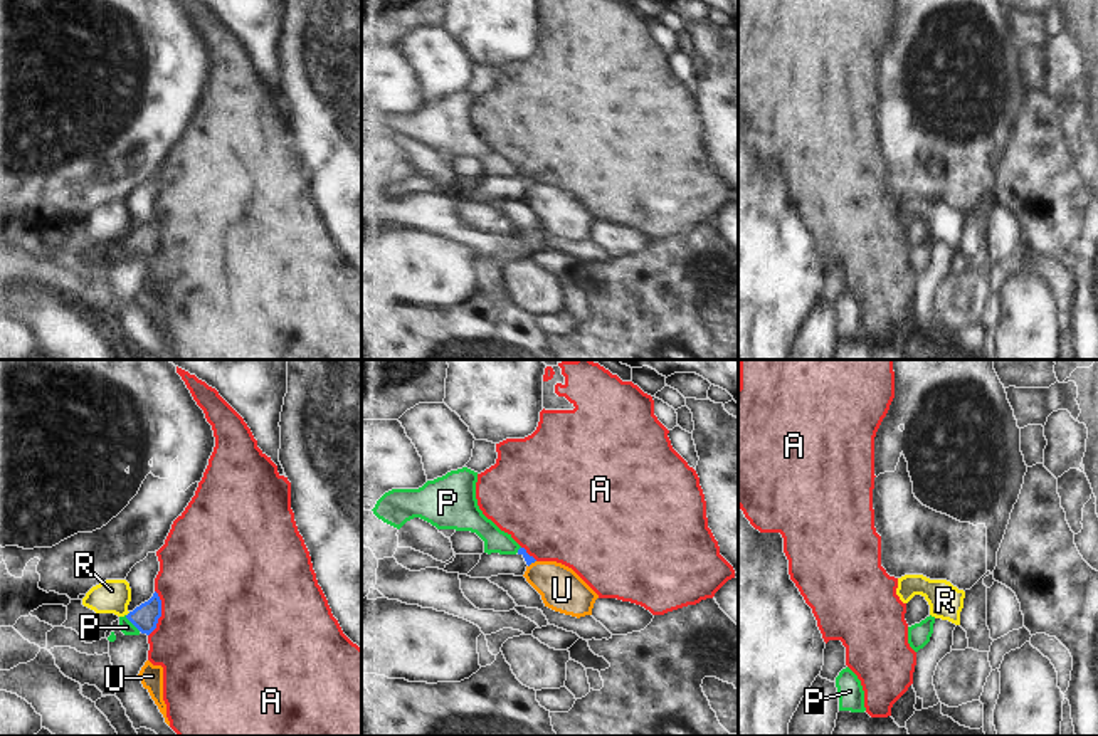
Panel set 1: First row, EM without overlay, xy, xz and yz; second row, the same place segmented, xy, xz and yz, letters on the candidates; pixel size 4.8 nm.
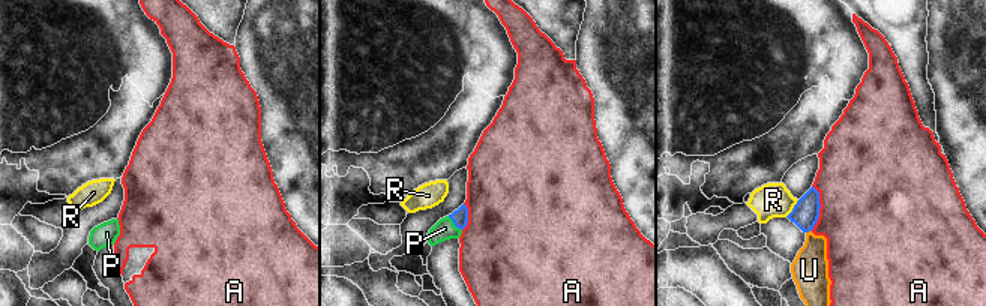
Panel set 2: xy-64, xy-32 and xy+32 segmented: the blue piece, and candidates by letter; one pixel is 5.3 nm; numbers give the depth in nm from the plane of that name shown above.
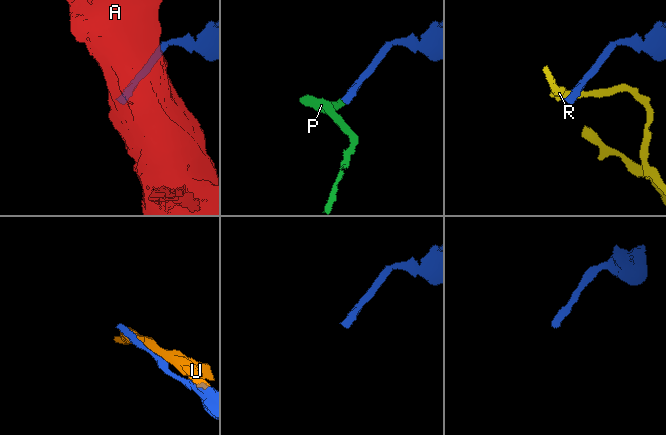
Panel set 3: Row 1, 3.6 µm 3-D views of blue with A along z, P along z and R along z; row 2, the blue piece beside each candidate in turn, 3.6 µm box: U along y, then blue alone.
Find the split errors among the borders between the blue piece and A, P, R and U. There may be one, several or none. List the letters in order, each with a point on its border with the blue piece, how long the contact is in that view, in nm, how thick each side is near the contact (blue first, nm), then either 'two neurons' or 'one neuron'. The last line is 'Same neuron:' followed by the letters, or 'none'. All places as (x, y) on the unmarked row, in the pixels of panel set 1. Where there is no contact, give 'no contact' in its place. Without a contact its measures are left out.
A: contact xy (160, 237); length 220 nm; calibres 130 and 500 nm; two neurons
P: contact xy (133, 247); length 110 nm; calibres 130 and 70 nm; one neuron
R: contact xy (128, 237); length 30 nm; calibres 130 and 160 nm; two neurons
U: contact xz (532, 185); length 50 nm; calibres 40 and 200 nm; two neurons
Same neuron: P

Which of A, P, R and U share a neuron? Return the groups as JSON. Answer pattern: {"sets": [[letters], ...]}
{"sets": [["A"], ["P"], ["R"], ["U"]]}

